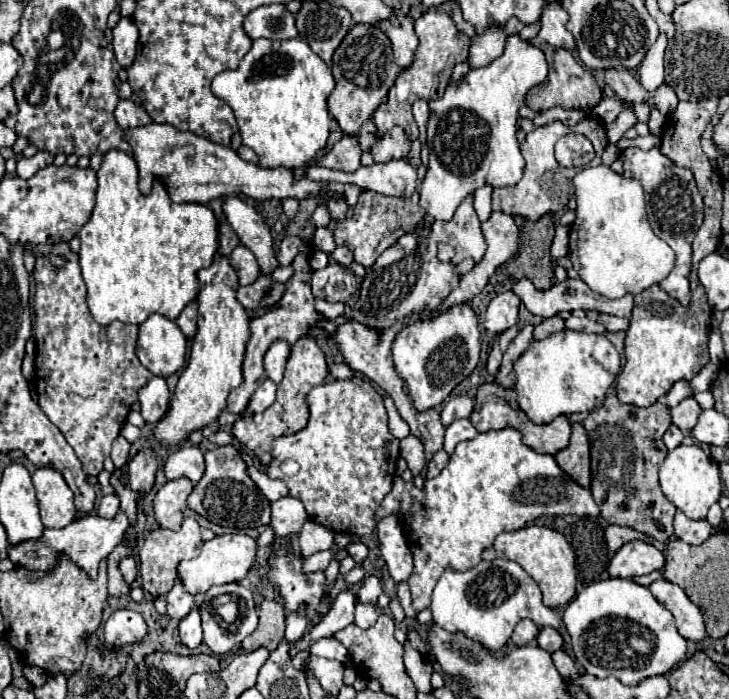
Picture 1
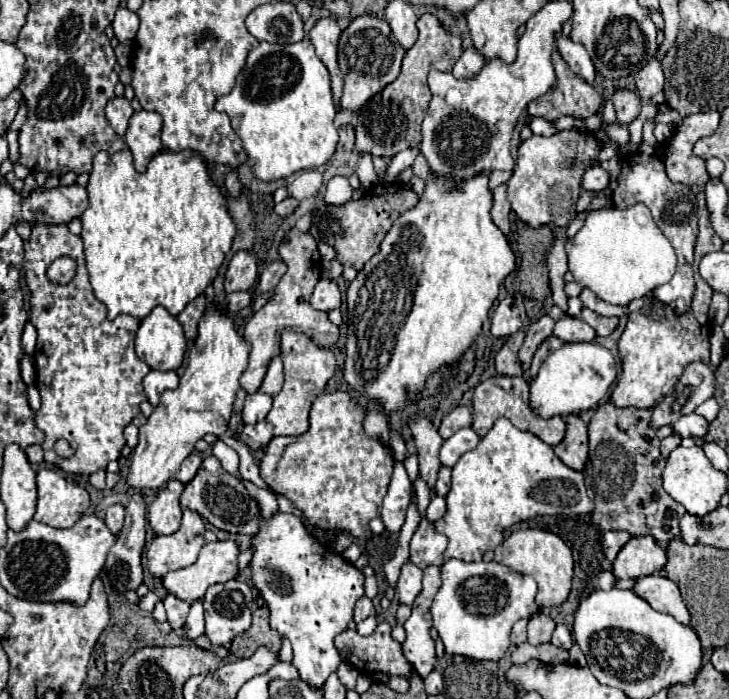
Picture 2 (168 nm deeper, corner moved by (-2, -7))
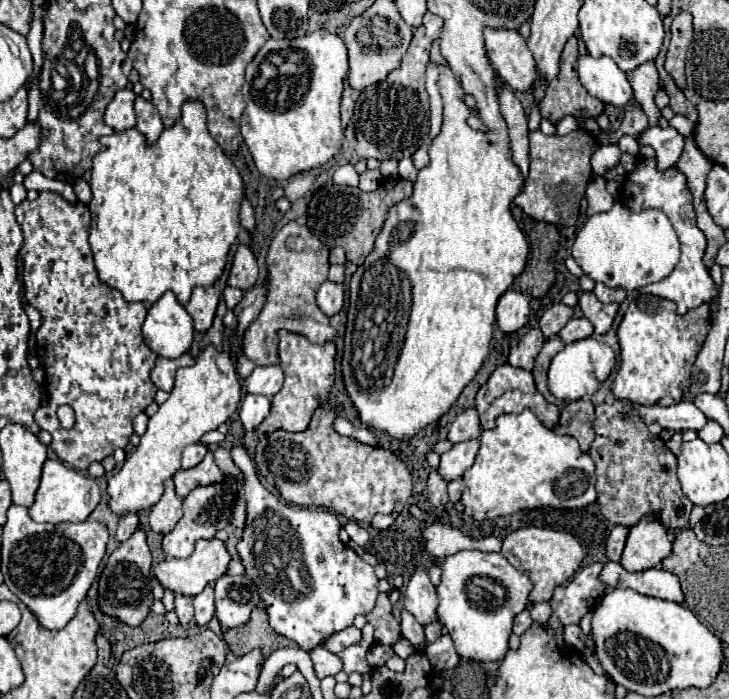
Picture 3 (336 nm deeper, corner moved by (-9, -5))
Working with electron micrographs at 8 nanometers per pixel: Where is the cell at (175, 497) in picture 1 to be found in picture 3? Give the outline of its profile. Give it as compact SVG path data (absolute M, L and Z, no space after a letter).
M174 480L164 482L164 486L166 486L164 496L150 510L150 526L154 532L160 534L168 534L182 518L182 498L178 498L174 492Z

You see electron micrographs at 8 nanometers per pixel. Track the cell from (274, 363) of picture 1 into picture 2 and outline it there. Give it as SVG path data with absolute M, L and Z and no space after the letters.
M275 356L269 364L269 370L263 378L263 384L259 388L259 392L263 394L269 394L269 396L275 396L279 390L283 388L283 362L279 356Z

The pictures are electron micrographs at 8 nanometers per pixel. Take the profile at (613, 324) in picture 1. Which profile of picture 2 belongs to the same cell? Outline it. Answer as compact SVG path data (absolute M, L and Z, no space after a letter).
M583 308L581 320L585 320L585 322L597 332L597 336L609 336L609 334L615 330L617 322L619 322L619 318L615 318L615 316L611 316L611 318L599 316L599 314L595 314L595 312L589 310L589 308Z

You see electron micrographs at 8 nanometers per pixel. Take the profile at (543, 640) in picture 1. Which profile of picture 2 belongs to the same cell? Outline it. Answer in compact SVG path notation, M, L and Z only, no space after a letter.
M559 624L559 626L555 628L553 638L551 638L551 644L553 644L553 646L559 646L559 648L565 648L565 650L569 650L569 648L573 646L571 632L569 632L569 628L567 628L565 624Z

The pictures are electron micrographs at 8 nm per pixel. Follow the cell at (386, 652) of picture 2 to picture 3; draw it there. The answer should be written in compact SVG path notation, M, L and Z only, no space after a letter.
M350 626L348 630L342 630L338 634L334 634L332 638L328 638L328 642L324 642L324 648L328 648L330 652L340 652L346 646L358 644L362 640L362 632L356 626Z

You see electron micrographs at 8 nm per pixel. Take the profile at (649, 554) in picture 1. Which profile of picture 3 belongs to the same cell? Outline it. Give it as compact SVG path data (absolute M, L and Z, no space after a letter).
M644 516L636 526L630 528L626 548L620 564L628 572L640 572L660 566L660 562L672 552L666 528L656 516Z

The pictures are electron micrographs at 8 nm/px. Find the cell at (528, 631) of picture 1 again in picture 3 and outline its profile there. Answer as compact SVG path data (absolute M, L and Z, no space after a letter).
M528 610L520 612L520 614L514 618L514 634L516 634L516 636L522 636L530 626L532 626L532 618L530 618L530 612L528 612Z

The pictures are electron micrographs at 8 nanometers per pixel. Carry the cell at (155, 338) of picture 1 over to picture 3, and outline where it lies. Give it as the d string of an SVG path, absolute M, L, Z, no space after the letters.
M166 292L156 304L152 304L142 326L142 336L148 348L170 360L180 358L190 350L192 334L192 318L172 292Z

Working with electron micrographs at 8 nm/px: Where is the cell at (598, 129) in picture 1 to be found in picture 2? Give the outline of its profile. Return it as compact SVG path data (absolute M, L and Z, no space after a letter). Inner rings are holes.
M561 130L553 136L531 136L519 146L519 158L511 180L507 182L507 196L511 208L531 228L539 228L543 224L551 226L569 226L575 218L575 204L581 192L581 178L585 172L585 162L589 158L597 158L601 146L597 138L589 132L577 130ZM571 154L579 154L579 166L569 170Z

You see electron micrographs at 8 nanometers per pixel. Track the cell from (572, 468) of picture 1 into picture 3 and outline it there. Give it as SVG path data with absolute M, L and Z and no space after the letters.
M576 400L576 402L570 402L562 408L560 426L554 432L576 438L580 444L580 450L588 452L590 444L596 436L592 422L594 422L592 402L590 400Z

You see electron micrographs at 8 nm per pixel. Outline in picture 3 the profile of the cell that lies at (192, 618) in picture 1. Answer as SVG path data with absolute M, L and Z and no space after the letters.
M206 586L198 596L194 596L194 610L196 610L196 624L206 626L214 616L214 590Z

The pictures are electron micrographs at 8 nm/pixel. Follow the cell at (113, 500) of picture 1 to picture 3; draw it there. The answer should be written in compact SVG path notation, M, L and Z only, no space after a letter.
M136 512L122 514L122 518L118 522L118 530L116 530L116 540L118 542L128 540L136 528L138 528L138 516L136 516Z

